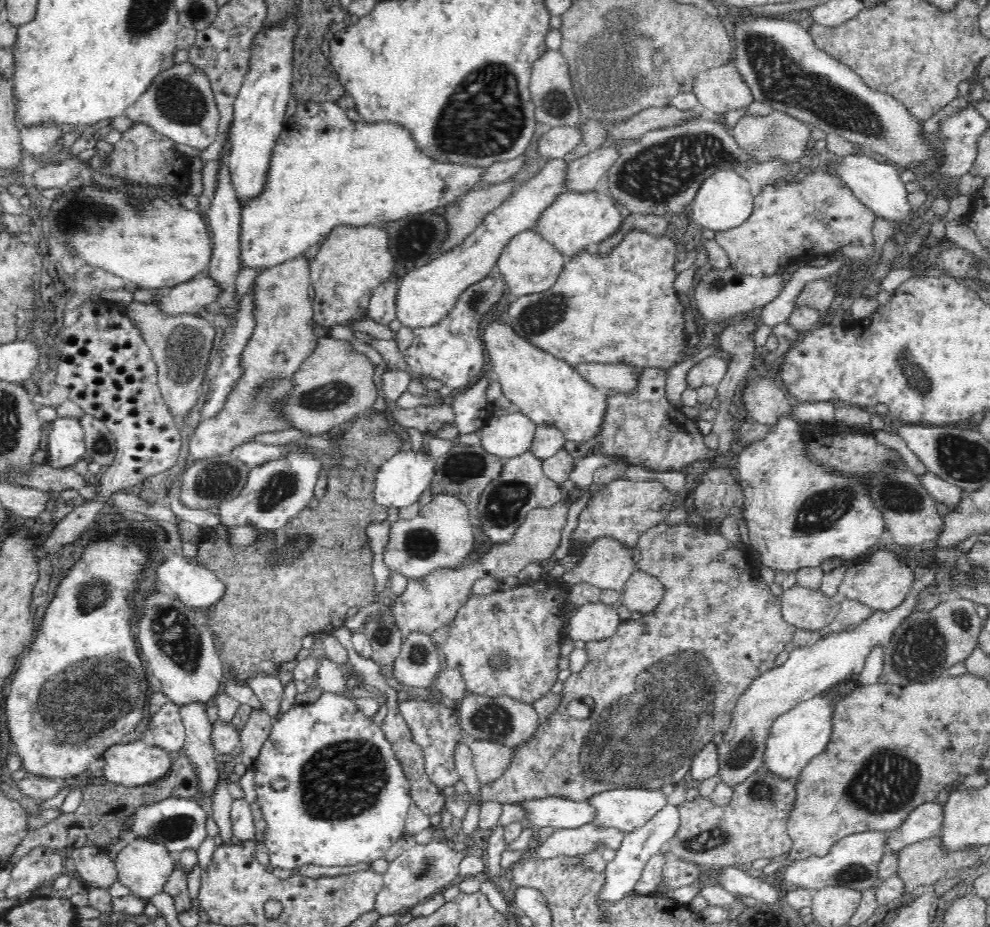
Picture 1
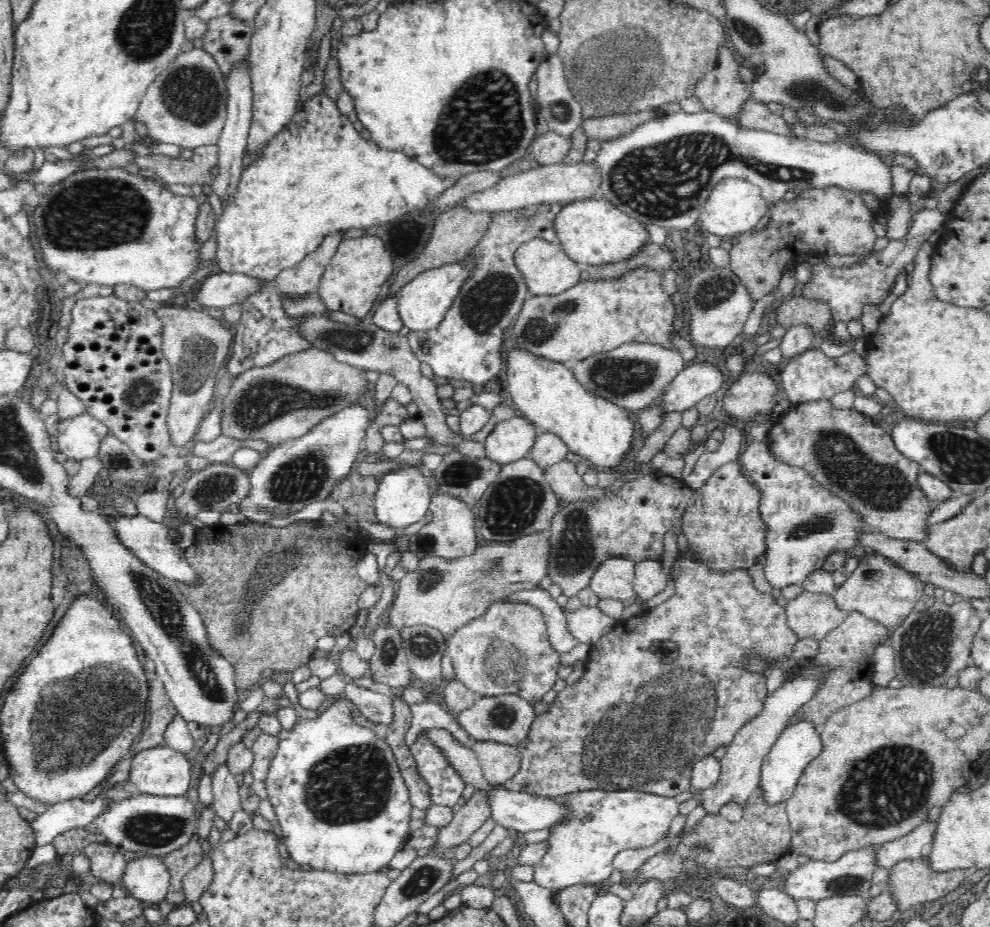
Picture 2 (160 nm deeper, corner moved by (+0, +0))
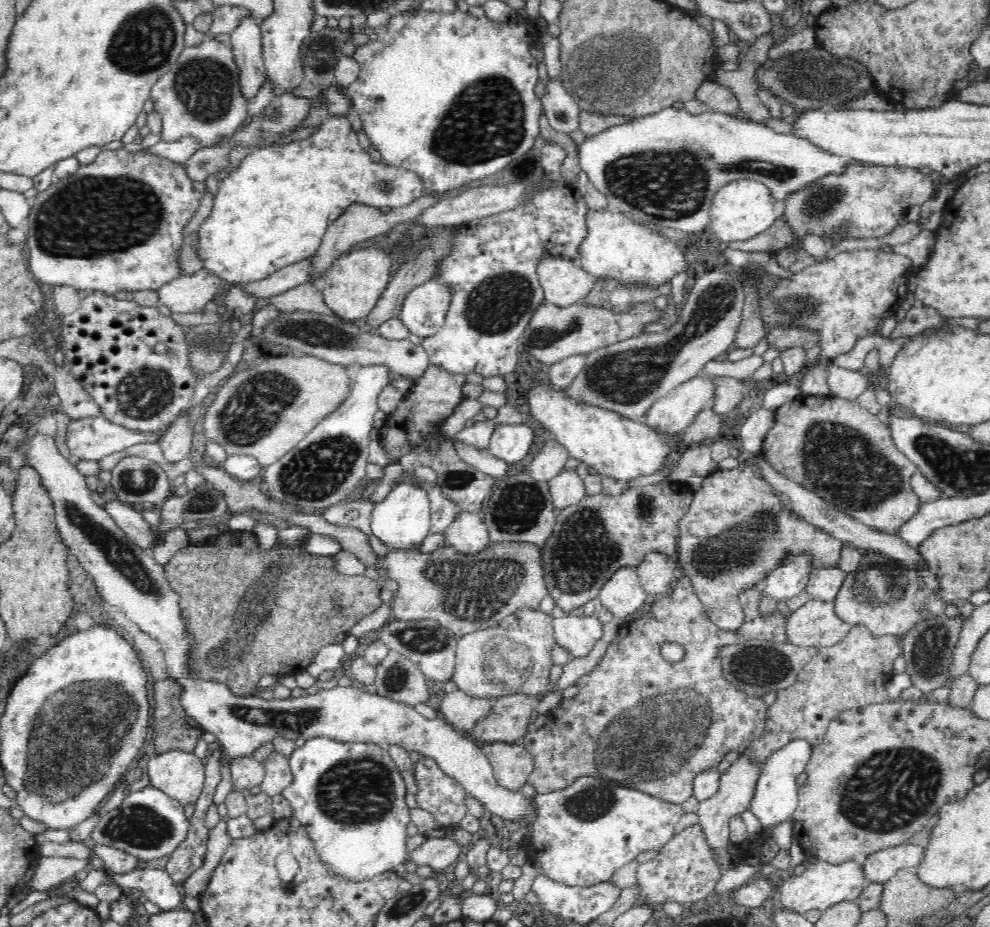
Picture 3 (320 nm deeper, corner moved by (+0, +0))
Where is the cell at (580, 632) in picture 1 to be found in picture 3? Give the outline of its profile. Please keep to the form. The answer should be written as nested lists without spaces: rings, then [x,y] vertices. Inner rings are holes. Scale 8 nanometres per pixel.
[[[568,614],[563,618],[553,618],[555,641],[568,647],[568,652],[574,657],[583,657],[603,636],[603,625],[597,616],[577,616]]]

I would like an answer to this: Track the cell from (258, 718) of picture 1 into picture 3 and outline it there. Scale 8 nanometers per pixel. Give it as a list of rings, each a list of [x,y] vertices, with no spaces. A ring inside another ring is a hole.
[[[276,749],[268,753],[262,763],[265,775],[259,785],[262,792],[273,797],[292,782],[291,770],[287,766],[286,755]]]

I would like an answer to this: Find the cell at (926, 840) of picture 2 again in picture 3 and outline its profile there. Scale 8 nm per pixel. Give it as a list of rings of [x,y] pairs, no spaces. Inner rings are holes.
[[[903,843],[877,850],[862,858],[864,873],[869,882],[888,880],[898,869],[916,869],[925,853],[926,846]]]

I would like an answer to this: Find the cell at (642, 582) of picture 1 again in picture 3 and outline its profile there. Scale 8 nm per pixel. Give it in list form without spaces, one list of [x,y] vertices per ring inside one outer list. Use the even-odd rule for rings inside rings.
[[[649,553],[635,567],[640,582],[646,595],[657,595],[670,592],[672,580],[679,574],[678,560],[675,556],[666,556],[660,553]]]

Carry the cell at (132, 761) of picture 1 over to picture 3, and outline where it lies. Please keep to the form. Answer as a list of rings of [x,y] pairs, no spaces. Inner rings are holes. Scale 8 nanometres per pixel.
[[[181,750],[152,753],[142,764],[152,788],[182,803],[194,804],[204,784],[202,759]]]

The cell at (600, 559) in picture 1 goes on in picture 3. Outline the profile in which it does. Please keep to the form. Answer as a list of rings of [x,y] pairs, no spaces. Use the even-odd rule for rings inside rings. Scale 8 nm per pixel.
[[[632,566],[618,568],[598,592],[598,599],[617,621],[637,615],[638,608],[642,607],[647,596],[640,587],[637,571]]]

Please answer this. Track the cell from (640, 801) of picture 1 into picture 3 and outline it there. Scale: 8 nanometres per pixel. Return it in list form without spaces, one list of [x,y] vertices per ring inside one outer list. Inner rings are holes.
[[[589,776],[578,778],[564,790],[538,794],[536,796],[538,818],[534,826],[526,834],[533,855],[542,863],[542,874],[568,886],[594,886],[610,881],[612,875],[628,860],[632,860],[641,852],[659,850],[674,834],[674,826],[684,814],[682,804],[666,802],[629,787],[614,786],[612,782]]]

